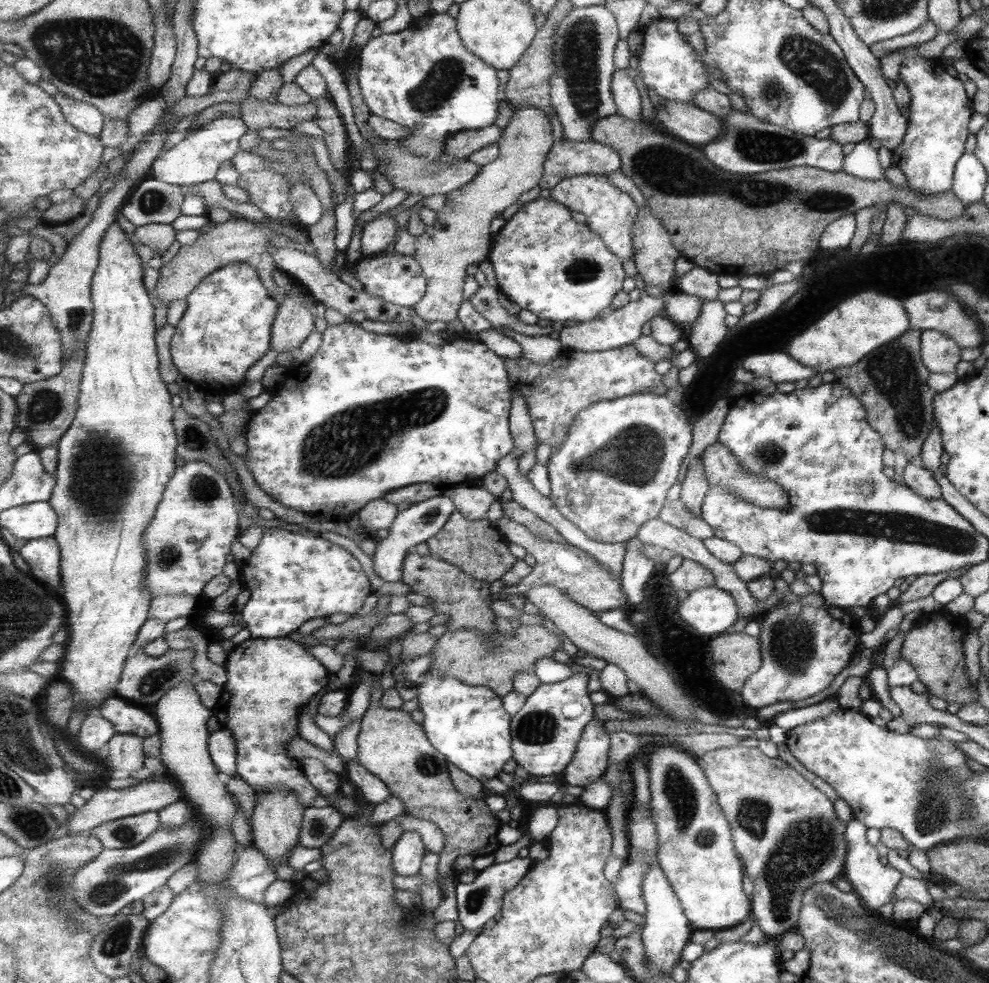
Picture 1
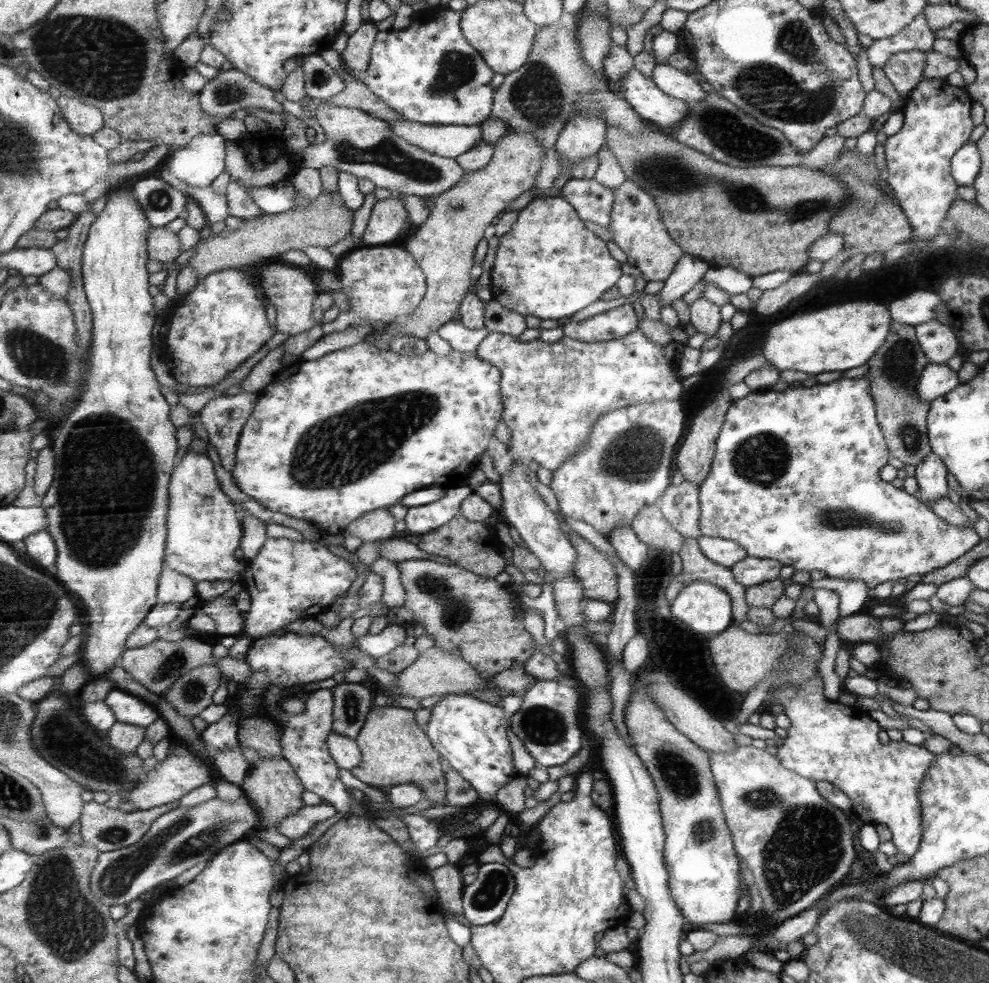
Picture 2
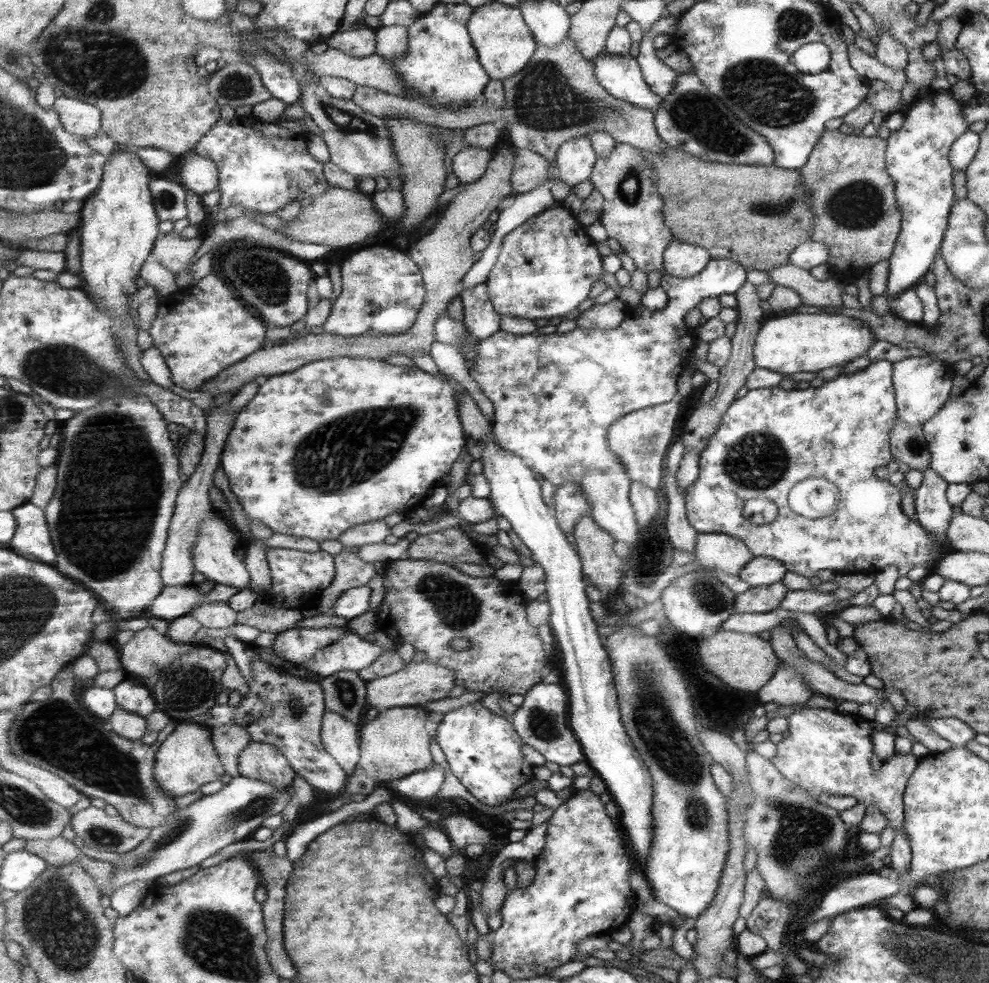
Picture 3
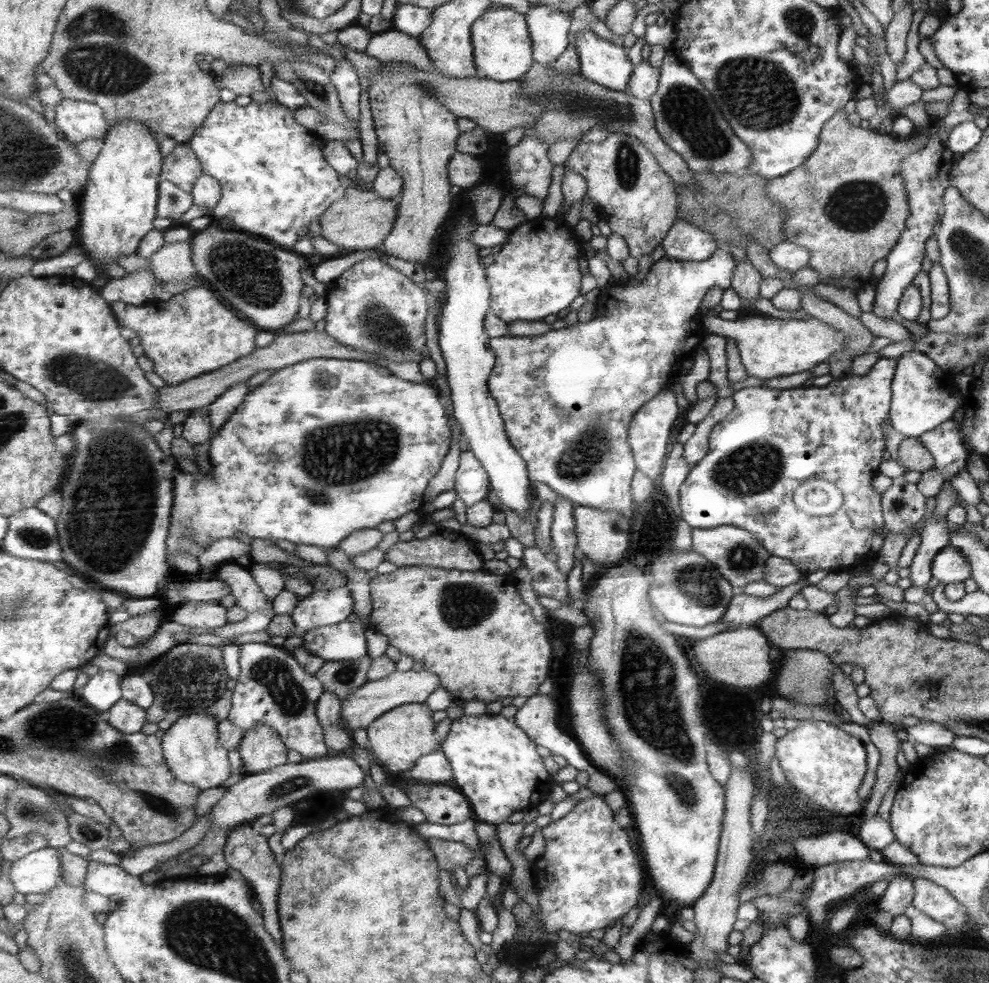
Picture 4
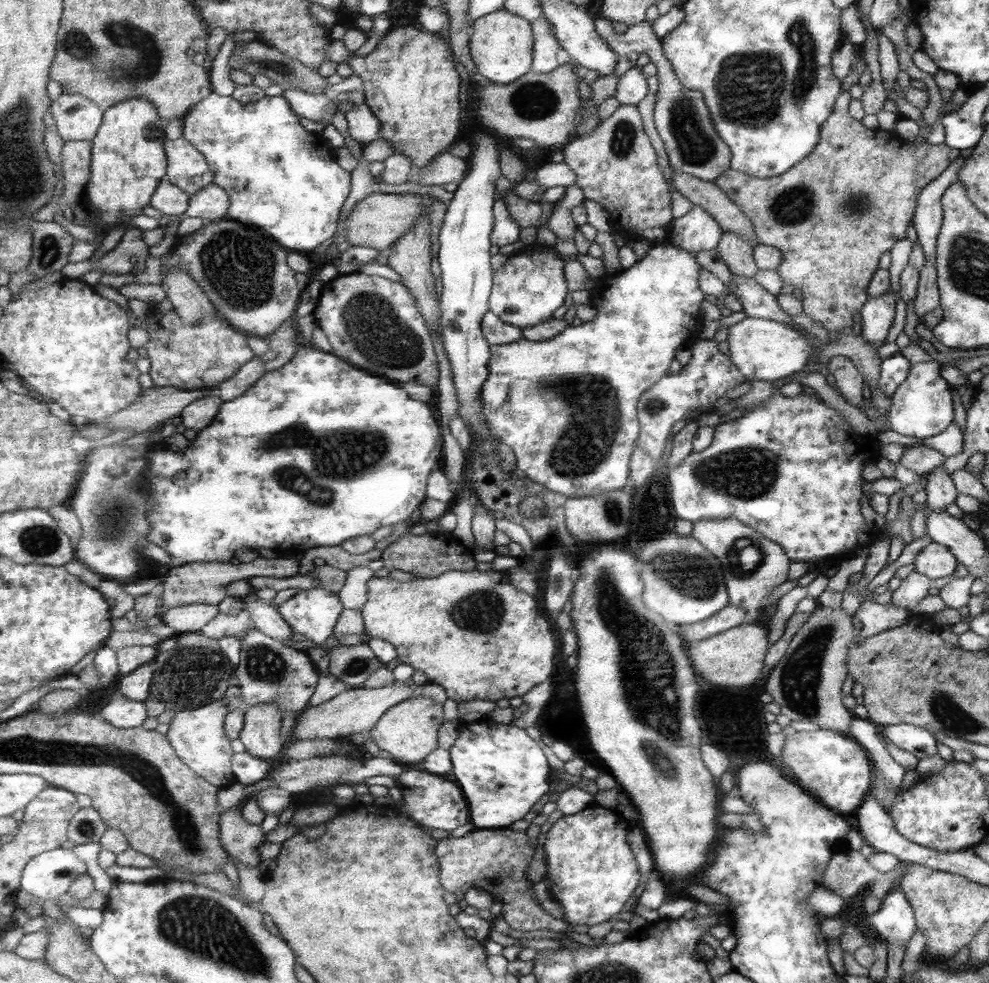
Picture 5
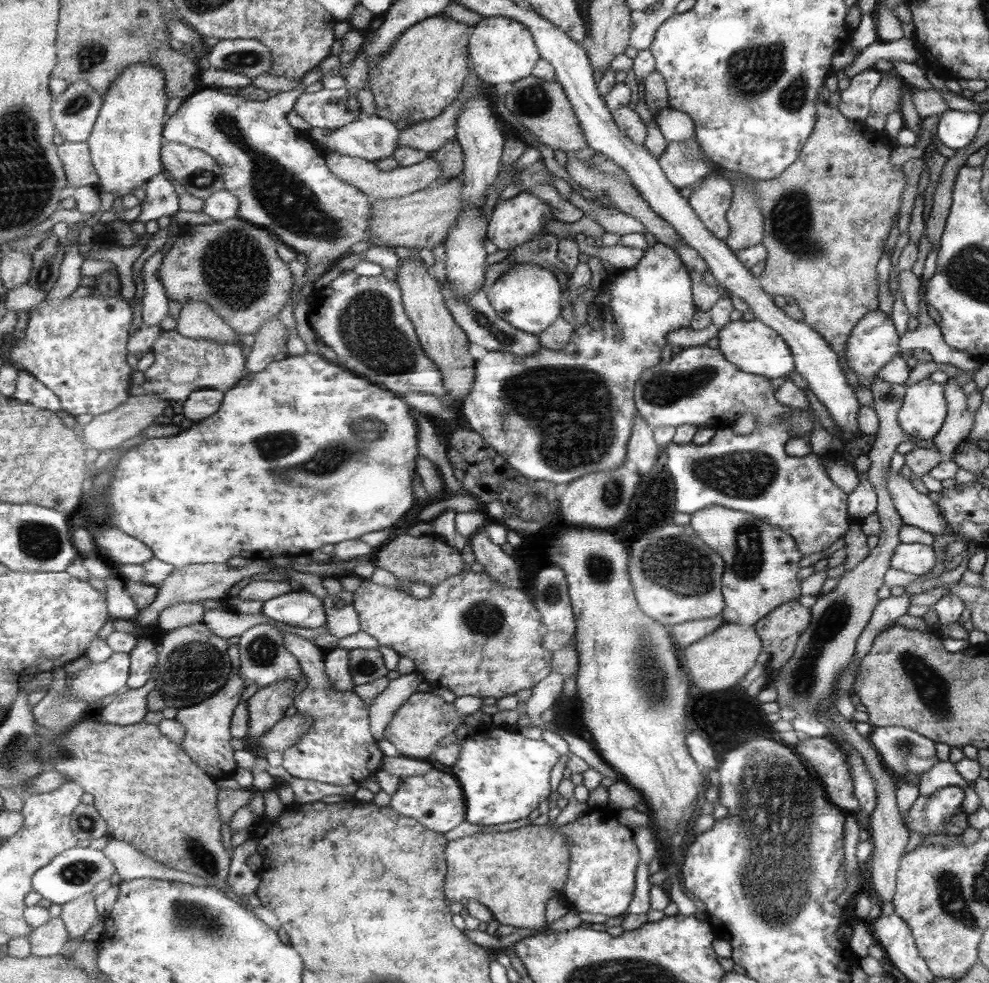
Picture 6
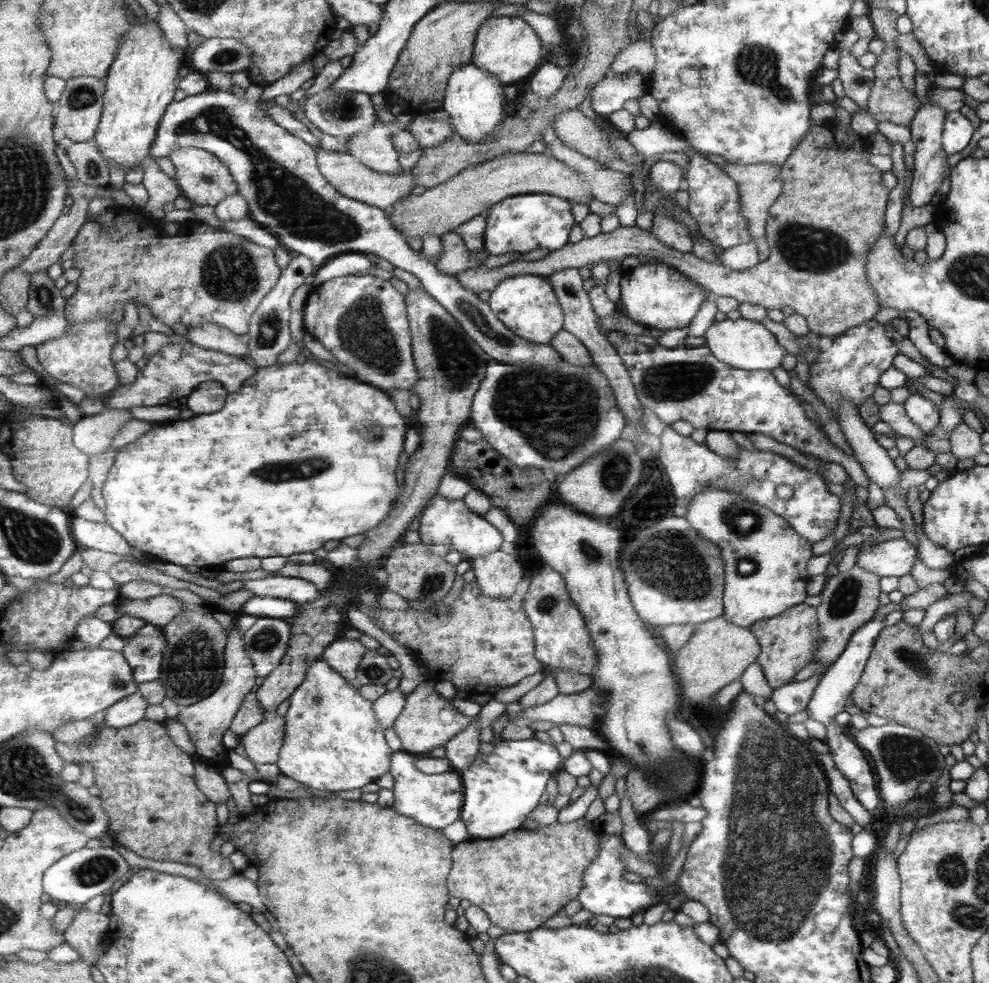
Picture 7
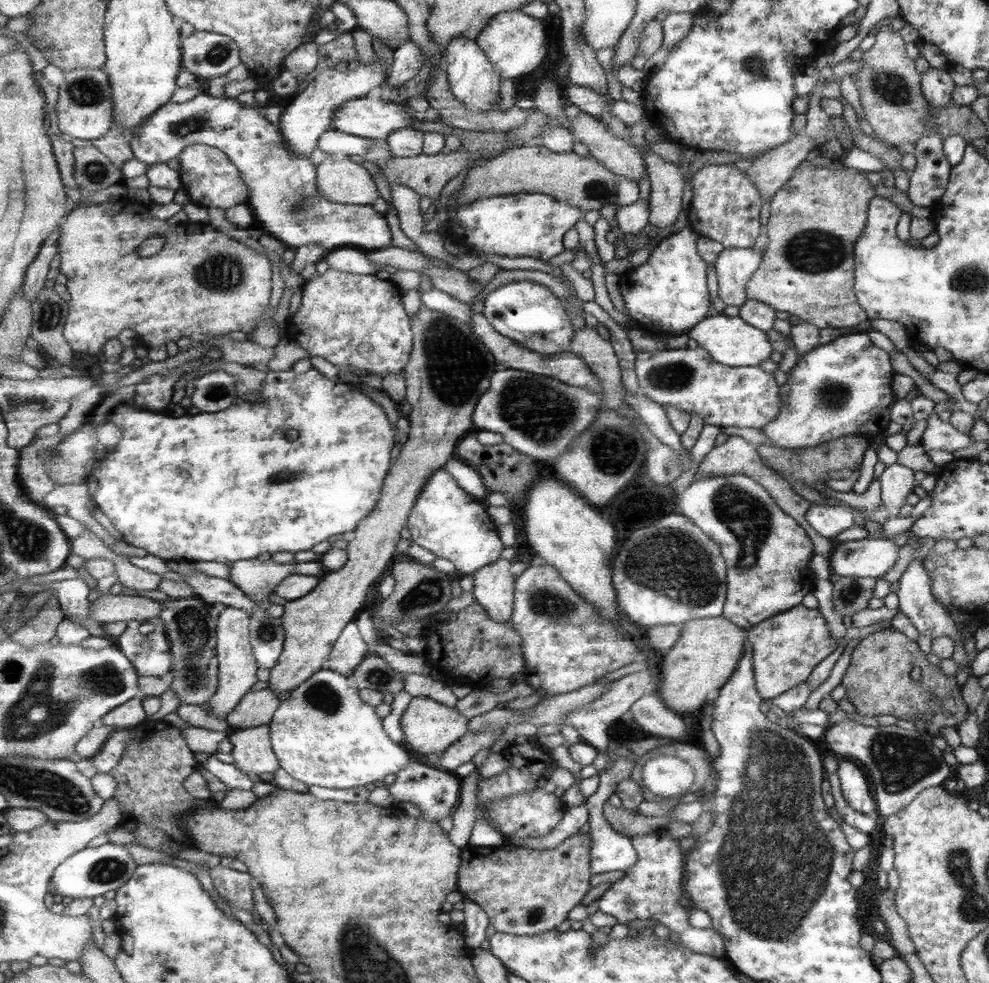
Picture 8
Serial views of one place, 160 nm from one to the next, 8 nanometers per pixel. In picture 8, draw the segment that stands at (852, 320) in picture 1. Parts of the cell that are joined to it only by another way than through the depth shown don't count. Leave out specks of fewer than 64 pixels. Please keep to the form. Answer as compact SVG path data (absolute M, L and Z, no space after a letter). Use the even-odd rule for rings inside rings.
M722 312L700 320L685 333L688 338L695 340L701 349L706 349L713 360L728 367L758 366L759 362L767 359L772 351L765 332L747 324L742 317L728 317Z

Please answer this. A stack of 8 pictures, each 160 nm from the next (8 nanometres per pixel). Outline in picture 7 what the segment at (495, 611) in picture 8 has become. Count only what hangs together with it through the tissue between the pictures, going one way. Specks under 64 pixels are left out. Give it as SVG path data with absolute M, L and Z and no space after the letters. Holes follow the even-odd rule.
M492 552L479 557L472 564L482 593L494 598L513 598L517 584L527 576L513 553Z

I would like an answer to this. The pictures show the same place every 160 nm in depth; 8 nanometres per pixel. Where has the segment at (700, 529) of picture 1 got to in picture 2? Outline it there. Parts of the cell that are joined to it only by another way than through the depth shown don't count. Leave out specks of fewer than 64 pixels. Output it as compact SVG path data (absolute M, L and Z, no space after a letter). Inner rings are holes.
M684 479L678 485L671 485L669 488L665 488L663 496L660 497L659 512L671 526L671 529L681 537L697 540L701 536L701 533L699 533L698 486L694 485L690 480Z

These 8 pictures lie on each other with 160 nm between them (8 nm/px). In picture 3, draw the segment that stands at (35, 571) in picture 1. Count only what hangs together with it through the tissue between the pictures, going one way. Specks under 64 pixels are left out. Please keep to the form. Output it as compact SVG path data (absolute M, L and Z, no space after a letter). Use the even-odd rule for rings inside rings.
M33 503L15 508L12 512L17 518L17 532L9 548L21 557L55 566L58 552L55 550L46 512Z

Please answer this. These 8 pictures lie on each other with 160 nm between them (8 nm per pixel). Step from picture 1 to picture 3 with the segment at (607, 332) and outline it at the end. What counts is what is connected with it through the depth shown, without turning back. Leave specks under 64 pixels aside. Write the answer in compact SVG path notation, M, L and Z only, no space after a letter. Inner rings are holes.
M673 238L663 254L663 269L671 276L693 276L701 272L710 259L707 249ZM617 298L607 302L607 304L593 305L578 317L578 325L590 329L610 331L625 320L629 320L626 308L626 304Z

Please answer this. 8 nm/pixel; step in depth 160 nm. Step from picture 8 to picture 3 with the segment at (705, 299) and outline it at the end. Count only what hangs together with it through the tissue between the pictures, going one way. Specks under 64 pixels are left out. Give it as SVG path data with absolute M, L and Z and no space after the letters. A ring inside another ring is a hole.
M710 259L703 270L693 276L663 274L660 276L659 288L667 295L665 307L654 311L642 305L627 307L629 320L610 331L579 327L568 333L537 332L517 336L502 330L480 340L479 354L474 362L469 362L469 366L471 376L494 407L494 433L498 443L505 450L526 459L542 479L552 482L556 488L563 486L567 480L579 480L587 496L587 503L593 509L591 516L594 520L615 538L615 542L623 542L633 550L641 530L630 500L633 480L620 456L611 450L611 425L631 412L671 401L675 396L678 374L693 348L693 340L683 340L683 336L691 334L691 330L683 324L685 314L708 297L735 294L745 283L746 271L737 261Z

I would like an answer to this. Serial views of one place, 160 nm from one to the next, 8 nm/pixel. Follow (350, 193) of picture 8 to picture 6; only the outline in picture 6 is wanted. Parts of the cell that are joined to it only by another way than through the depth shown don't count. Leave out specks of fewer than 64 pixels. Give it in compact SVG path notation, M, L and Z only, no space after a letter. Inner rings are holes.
M327 151L325 164L341 180L347 184L355 185L361 192L364 192L371 199L393 200L409 196L416 192L425 190L429 186L435 186L437 178L442 176L441 163L435 159L426 159L413 166L397 167L391 171L379 170L377 164L364 160L363 158L354 158L337 152Z

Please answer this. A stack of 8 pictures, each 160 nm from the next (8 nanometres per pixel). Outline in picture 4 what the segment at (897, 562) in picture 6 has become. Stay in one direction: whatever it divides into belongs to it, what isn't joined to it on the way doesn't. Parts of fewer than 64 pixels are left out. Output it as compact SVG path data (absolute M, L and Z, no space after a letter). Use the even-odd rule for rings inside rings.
M947 546L931 560L931 577L941 584L963 583L969 577L969 565L958 550Z

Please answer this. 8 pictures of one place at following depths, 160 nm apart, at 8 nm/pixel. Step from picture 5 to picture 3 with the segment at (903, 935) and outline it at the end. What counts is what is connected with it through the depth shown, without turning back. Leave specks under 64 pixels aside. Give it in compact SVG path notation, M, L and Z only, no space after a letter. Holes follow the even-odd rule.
M803 707L787 717L789 735L776 743L772 763L787 781L805 789L815 799L819 794L854 796L857 802L866 807L877 807L884 818L890 821L895 832L887 866L892 875L906 874L910 869L911 853L909 839L903 827L903 792L919 759L911 752L895 752L873 773L869 765L872 754L871 731L873 725L857 713L843 714L828 709Z

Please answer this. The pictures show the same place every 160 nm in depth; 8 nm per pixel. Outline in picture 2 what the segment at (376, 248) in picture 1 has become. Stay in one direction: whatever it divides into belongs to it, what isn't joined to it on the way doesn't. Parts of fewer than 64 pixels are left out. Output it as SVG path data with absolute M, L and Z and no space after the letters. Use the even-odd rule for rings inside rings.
M393 196L377 200L362 238L371 247L395 244L400 240L399 235L405 224L407 210L401 199Z

